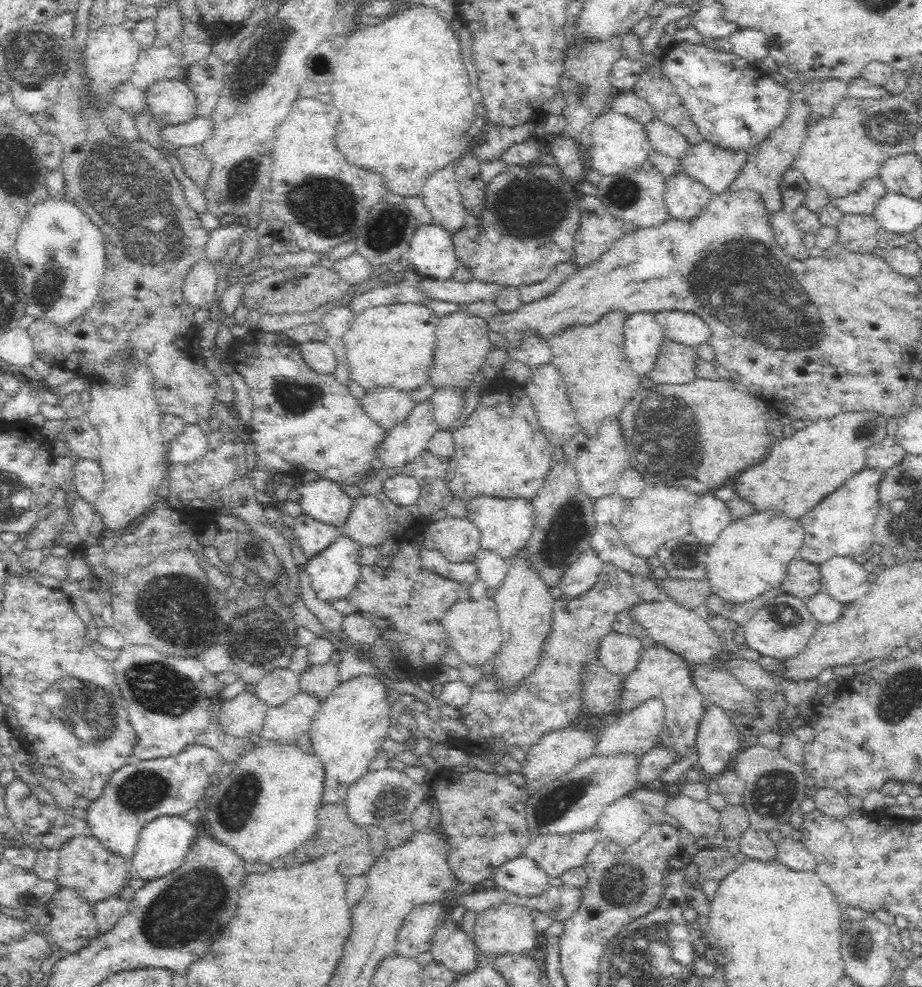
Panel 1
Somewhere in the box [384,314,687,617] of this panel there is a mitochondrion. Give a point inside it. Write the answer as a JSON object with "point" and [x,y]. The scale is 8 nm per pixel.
{"point":[569,525]}

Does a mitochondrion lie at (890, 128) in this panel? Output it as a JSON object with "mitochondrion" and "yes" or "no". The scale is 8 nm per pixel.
{"mitochondrion":"yes"}

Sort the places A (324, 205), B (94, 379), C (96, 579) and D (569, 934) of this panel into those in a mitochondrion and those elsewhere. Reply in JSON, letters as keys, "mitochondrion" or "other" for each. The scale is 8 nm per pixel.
{"A":"mitochondrion","B":"other","C":"other","D":"other"}

